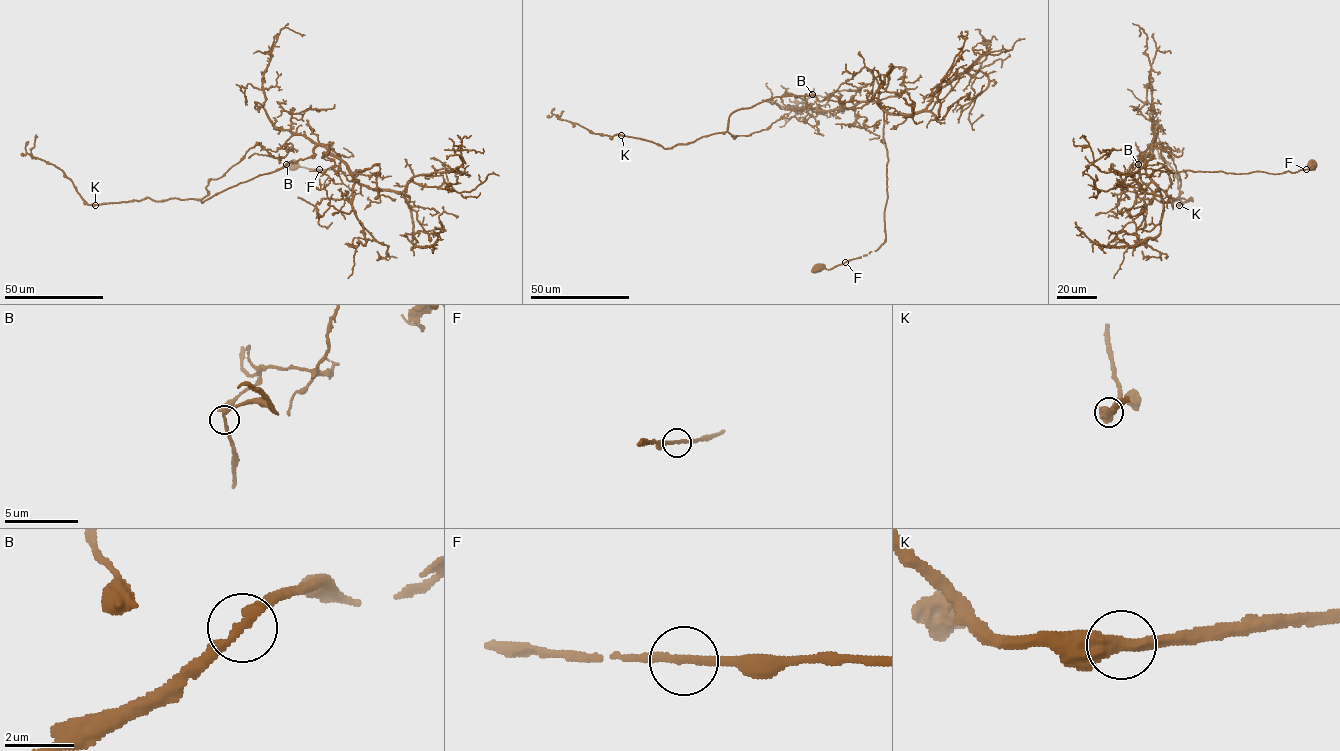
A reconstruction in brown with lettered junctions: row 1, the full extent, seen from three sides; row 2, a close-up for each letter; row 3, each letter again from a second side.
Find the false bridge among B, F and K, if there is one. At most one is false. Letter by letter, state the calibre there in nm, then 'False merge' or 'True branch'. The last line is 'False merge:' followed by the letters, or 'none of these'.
B: Thickness 240 nm. True branch
F: Thickness 200 nm. True branch
K: Thickness 440 nm. True branch
False merge: none of these

